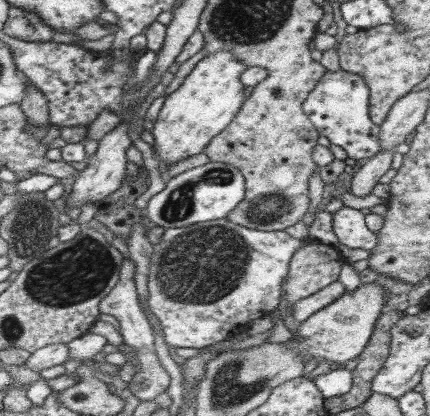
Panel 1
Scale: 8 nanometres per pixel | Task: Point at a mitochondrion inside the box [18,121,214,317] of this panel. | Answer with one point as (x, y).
(73, 275)

